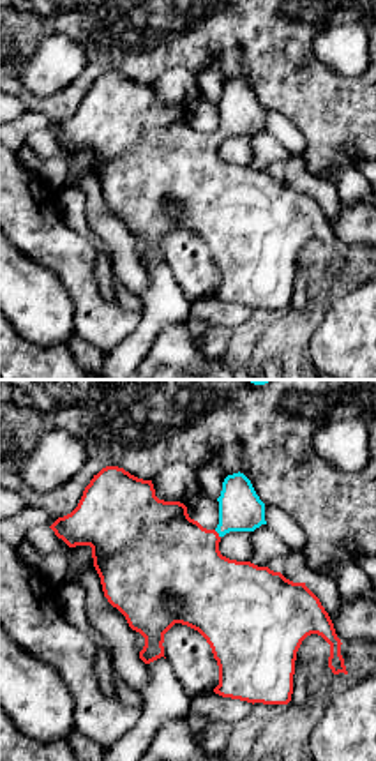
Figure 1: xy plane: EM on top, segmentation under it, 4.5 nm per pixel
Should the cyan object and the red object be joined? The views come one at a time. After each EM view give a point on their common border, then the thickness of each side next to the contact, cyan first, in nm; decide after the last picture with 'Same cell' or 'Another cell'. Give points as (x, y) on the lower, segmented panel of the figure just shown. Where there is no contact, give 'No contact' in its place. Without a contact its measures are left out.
Touches cyan at (218, 532). Thickness 200 nm (cyan) against 440 nm

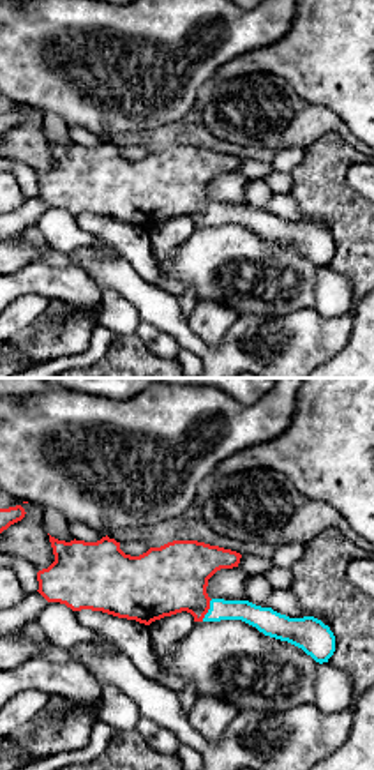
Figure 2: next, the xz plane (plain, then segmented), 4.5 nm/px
Touches cyan at (209, 610). Thickness 100 nm (cyan) against 320 nm

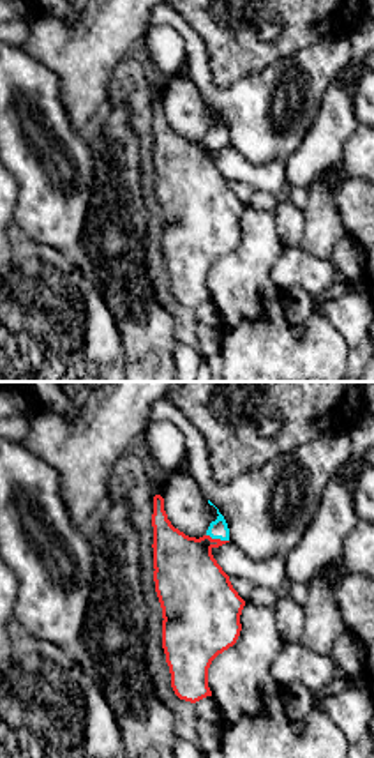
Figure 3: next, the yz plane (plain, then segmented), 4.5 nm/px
Touches cyan at (217, 538). Thickness 90 nm (cyan) against 320 nm

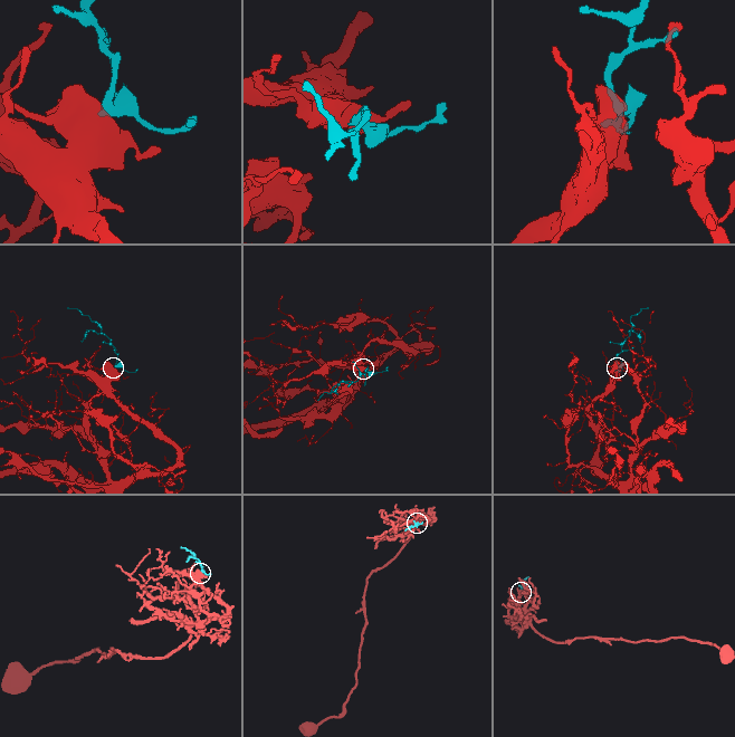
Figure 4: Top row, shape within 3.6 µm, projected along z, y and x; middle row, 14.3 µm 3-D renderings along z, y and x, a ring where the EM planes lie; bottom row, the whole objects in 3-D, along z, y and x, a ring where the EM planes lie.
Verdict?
Same cell

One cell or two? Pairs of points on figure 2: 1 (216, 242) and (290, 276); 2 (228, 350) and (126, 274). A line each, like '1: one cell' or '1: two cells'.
1: one cell
2: one cell

